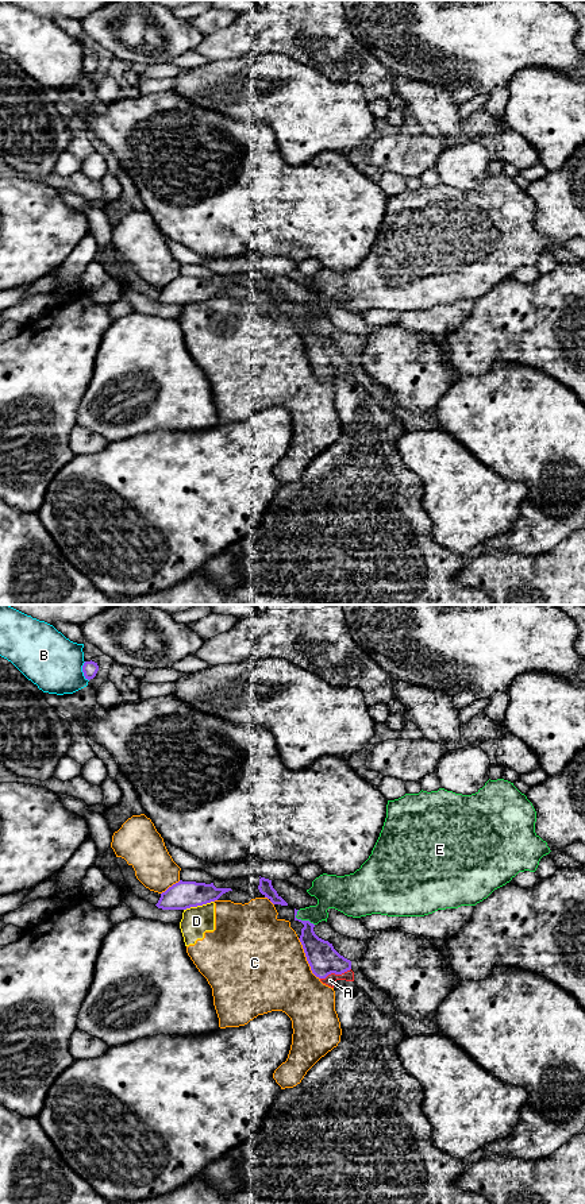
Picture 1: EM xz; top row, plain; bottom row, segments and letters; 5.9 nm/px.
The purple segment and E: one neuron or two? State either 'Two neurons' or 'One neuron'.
Two neurons

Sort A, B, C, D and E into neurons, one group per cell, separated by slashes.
A / B / C D / E

